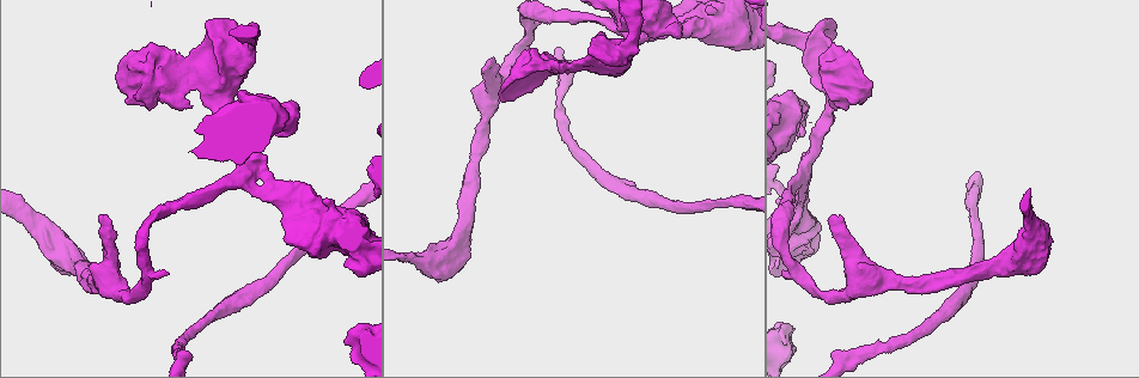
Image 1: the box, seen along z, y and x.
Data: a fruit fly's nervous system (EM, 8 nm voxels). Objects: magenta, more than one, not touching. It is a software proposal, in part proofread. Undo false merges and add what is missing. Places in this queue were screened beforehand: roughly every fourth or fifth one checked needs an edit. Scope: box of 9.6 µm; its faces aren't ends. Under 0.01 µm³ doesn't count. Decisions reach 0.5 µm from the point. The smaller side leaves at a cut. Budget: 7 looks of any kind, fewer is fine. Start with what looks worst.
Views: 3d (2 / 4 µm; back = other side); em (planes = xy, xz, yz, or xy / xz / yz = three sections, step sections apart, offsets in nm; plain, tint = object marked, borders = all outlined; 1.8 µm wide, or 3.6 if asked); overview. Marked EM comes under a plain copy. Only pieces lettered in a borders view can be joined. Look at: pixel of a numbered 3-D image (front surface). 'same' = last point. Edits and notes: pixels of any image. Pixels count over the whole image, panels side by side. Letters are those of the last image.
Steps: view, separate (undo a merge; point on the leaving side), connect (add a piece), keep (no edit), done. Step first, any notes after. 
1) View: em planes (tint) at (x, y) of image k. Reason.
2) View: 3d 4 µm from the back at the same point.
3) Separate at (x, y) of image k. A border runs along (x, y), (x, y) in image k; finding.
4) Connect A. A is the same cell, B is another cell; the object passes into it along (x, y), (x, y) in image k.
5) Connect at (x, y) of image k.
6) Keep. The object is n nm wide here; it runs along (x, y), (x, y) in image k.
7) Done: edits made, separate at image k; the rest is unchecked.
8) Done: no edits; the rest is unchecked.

View: 3d 2 µm at (786, 342) of image 1. Branch stops here.

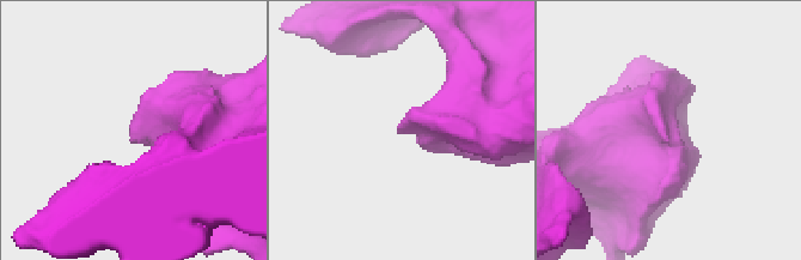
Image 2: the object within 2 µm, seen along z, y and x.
View: em 3.6 µm xy step 16 (tint) at (668, 140) of image 2. Need the tissue.

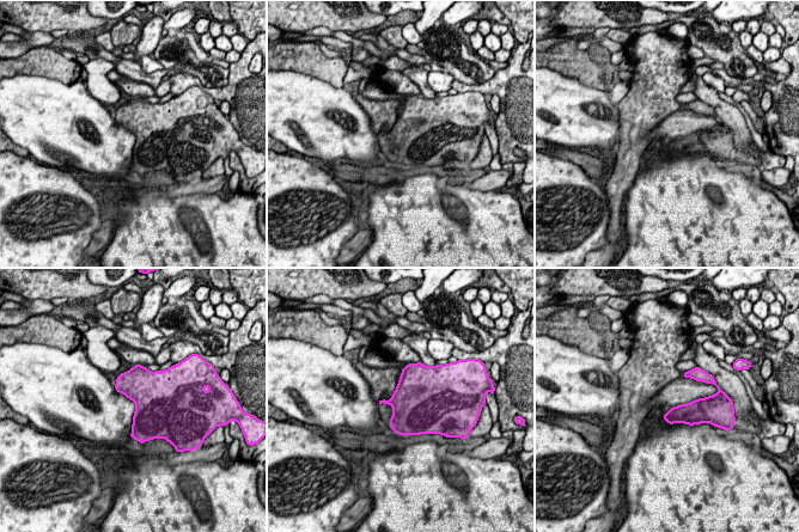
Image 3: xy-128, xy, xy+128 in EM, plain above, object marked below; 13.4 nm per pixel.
View: em 3.6 µm planes (borders) at the same point.

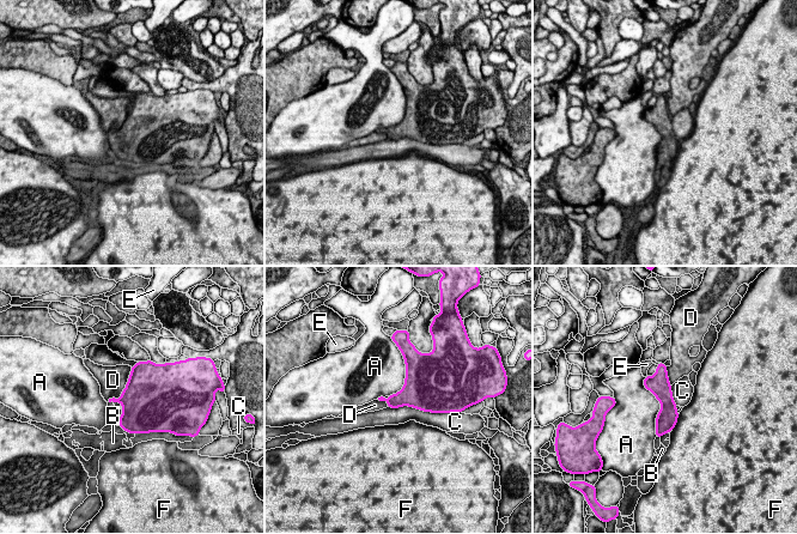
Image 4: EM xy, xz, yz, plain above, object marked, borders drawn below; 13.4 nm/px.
Keep. The longest contact is with A, 800 nm; A, B, C, D, E and F are other cells; no lettered piece goes on from it.

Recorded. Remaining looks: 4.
View: 3d 2 µm at (799, 181) of image 1. Closes a loop.

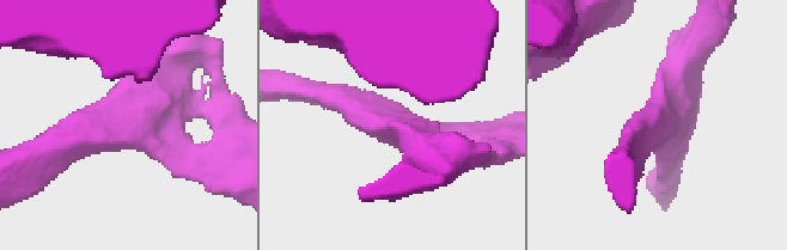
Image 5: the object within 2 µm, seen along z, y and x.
View: em xy step 8 (tint) at (141, 119) of image 5. The arms are 190, 200 nm wide; shape alone is not enough.

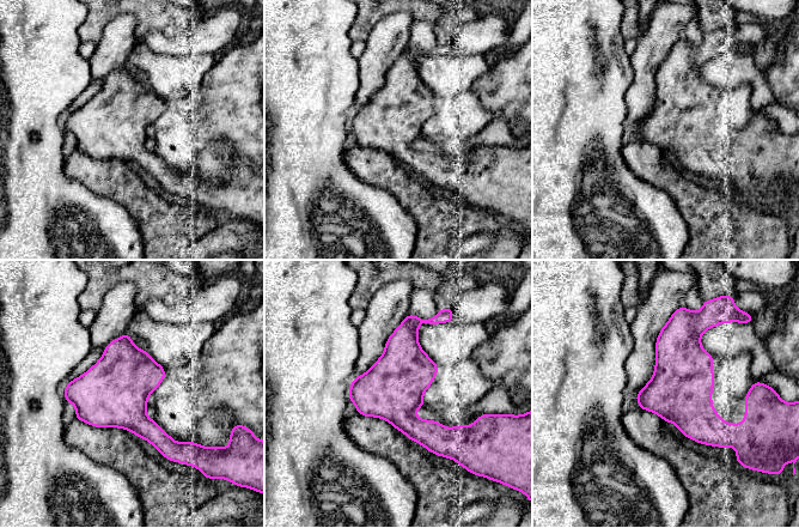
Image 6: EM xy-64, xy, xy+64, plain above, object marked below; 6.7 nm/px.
View: em planes (borders) at the same point.

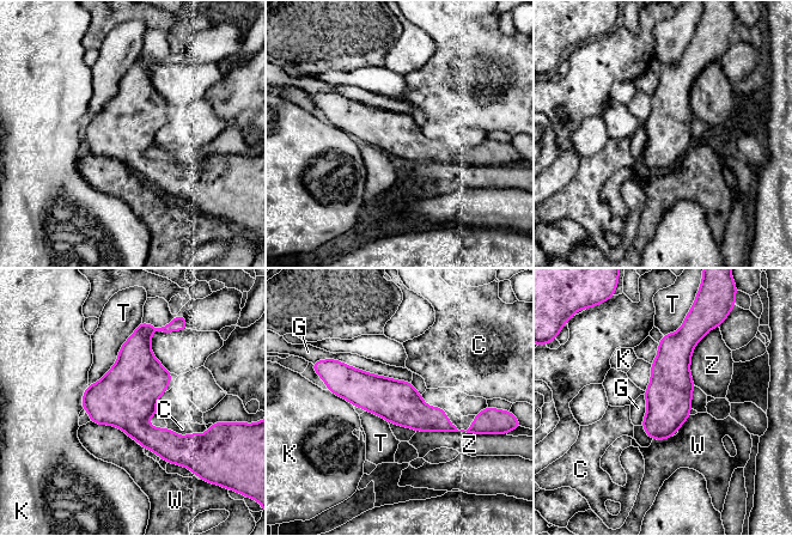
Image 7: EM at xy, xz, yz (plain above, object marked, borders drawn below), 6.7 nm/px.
Keep. C, G, K, T, W and Z are other cells; it runs along (330, 384), (353, 384), (452, 428) in image 7; continuous, no second neuron.

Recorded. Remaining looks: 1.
Done: no edits; the rest is unchecked.

